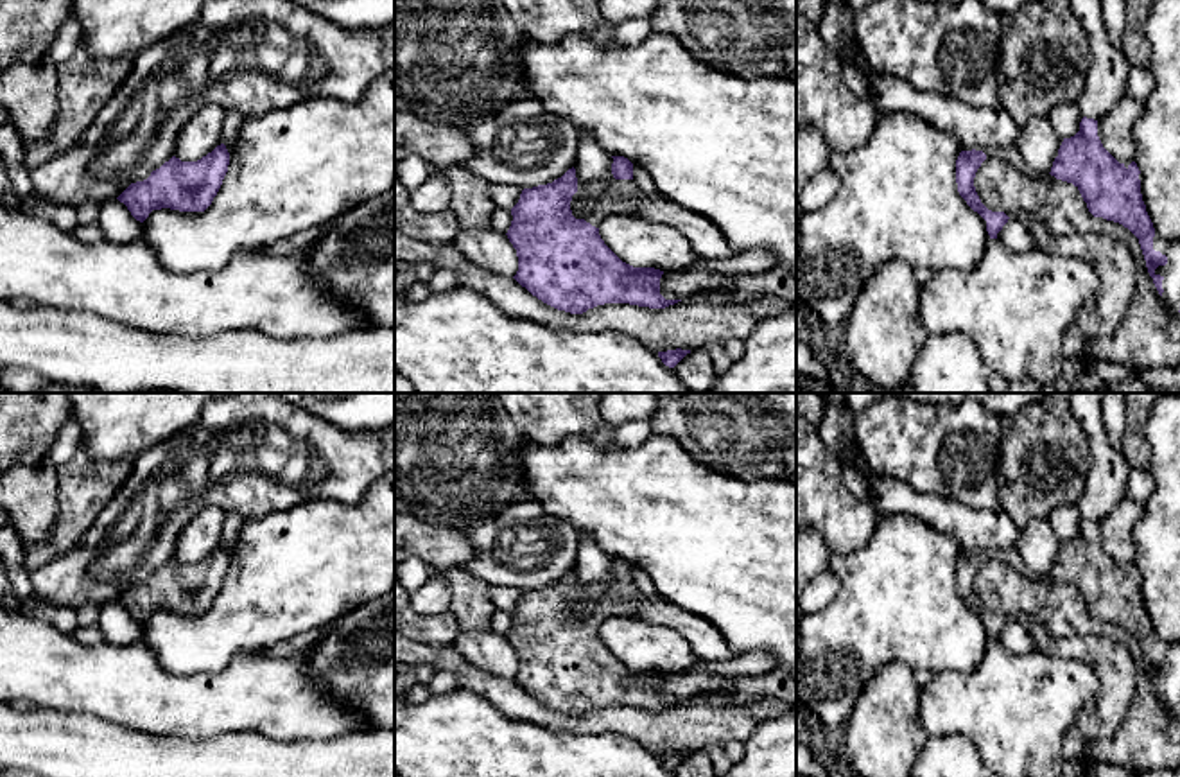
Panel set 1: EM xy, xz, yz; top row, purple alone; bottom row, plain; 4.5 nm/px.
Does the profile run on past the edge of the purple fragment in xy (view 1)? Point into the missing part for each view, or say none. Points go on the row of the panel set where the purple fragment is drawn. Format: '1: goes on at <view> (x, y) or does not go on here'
1: does not go on here

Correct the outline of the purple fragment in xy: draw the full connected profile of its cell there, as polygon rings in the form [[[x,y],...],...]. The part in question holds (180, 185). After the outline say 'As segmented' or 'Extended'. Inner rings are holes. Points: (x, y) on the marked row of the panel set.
[[[224,144],[197,162],[172,156],[143,181],[131,183],[117,199],[143,223],[152,210],[204,212],[228,172],[230,153]]]. As segmented

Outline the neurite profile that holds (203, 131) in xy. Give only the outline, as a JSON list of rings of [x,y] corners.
[[[208,104],[192,115],[178,135],[174,156],[197,162],[221,145],[224,115],[226,109],[219,104]]]

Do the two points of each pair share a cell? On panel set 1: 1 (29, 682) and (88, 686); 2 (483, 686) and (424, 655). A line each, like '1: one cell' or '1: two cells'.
1: one cell
2: one cell

